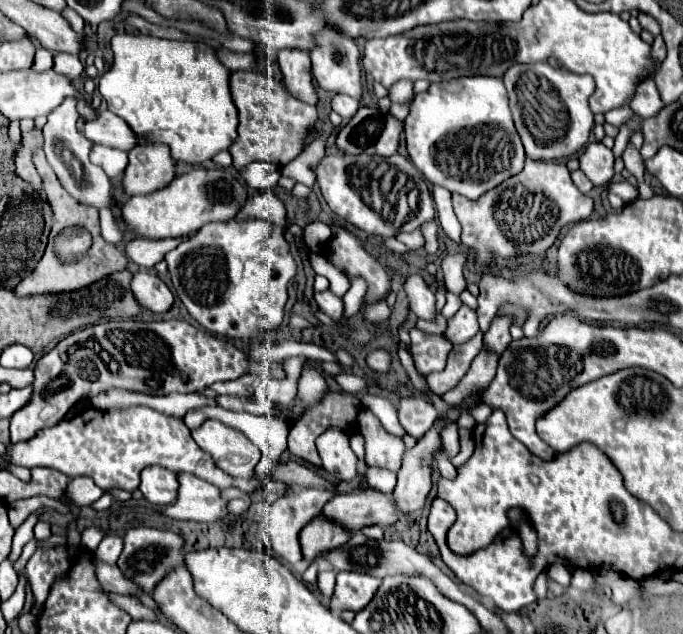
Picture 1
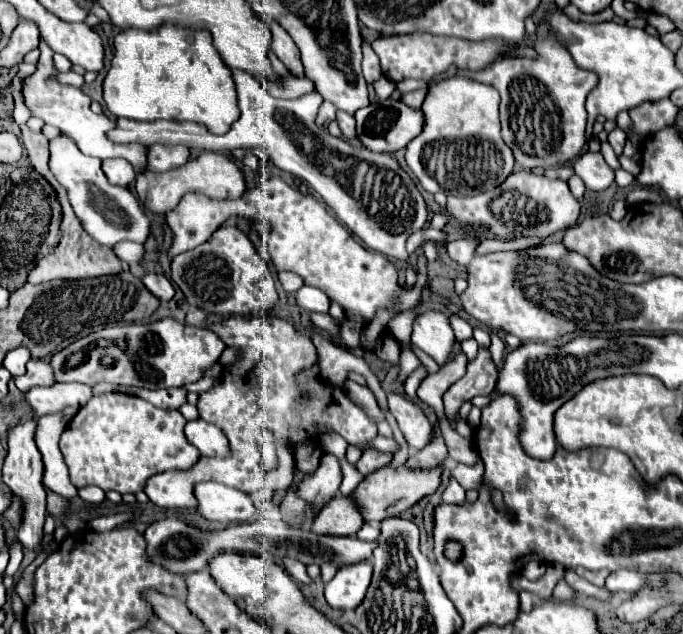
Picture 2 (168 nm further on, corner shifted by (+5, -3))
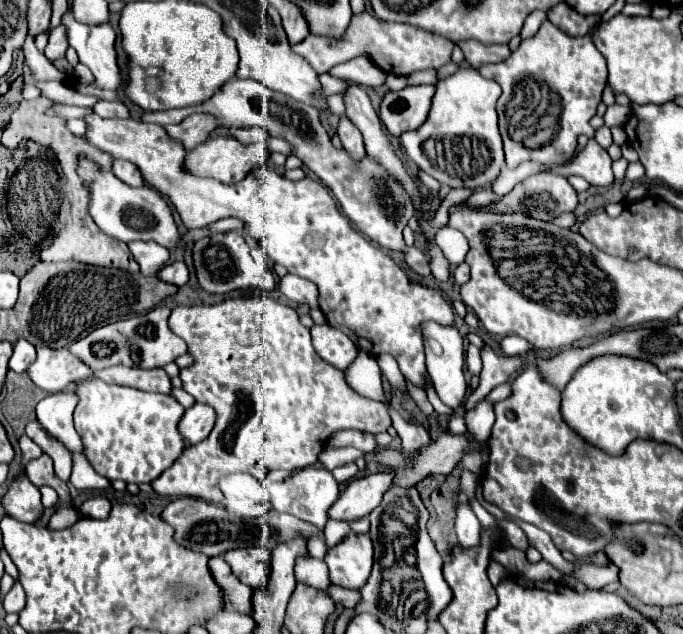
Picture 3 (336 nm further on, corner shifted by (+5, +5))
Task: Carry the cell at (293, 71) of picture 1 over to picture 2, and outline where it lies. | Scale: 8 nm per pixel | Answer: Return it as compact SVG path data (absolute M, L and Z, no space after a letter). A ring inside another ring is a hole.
M272 20L270 22L270 28L272 28L272 52L298 76L302 76L304 68L302 68L302 60L300 60L300 50L298 46L294 44L294 40L290 38L290 34L276 22Z

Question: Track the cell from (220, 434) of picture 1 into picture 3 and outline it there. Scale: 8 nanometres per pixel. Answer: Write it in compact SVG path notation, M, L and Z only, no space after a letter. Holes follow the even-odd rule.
M194 404L188 408L178 424L178 430L186 438L188 444L198 444L210 436L216 422L216 412L206 404Z

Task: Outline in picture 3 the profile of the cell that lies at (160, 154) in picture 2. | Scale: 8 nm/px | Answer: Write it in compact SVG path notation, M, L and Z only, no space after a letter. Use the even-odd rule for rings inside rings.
M200 114L200 116L188 116L184 118L180 124L176 126L166 126L164 130L168 132L168 136L176 142L180 142L186 150L192 150L194 146L206 142L206 138L212 134L212 130L216 128L216 120L208 114Z

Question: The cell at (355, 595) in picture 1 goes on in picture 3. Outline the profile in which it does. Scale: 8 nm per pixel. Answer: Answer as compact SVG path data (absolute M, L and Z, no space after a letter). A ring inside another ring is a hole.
M350 534L326 554L330 582L348 590L360 590L372 570L372 542L366 534Z

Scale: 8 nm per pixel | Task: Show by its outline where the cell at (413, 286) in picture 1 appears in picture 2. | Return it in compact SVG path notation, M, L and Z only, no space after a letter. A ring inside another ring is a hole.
M426 312L416 318L412 344L432 356L438 366L444 366L450 360L454 342L454 330L444 312Z

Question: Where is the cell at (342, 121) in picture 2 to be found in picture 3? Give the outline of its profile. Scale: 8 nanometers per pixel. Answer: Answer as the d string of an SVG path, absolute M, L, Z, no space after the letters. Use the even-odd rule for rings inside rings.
M340 116L336 132L342 140L342 146L350 152L350 156L360 160L364 156L364 140L362 140L362 134L358 132L358 128L354 128L354 124L350 124L348 116Z

